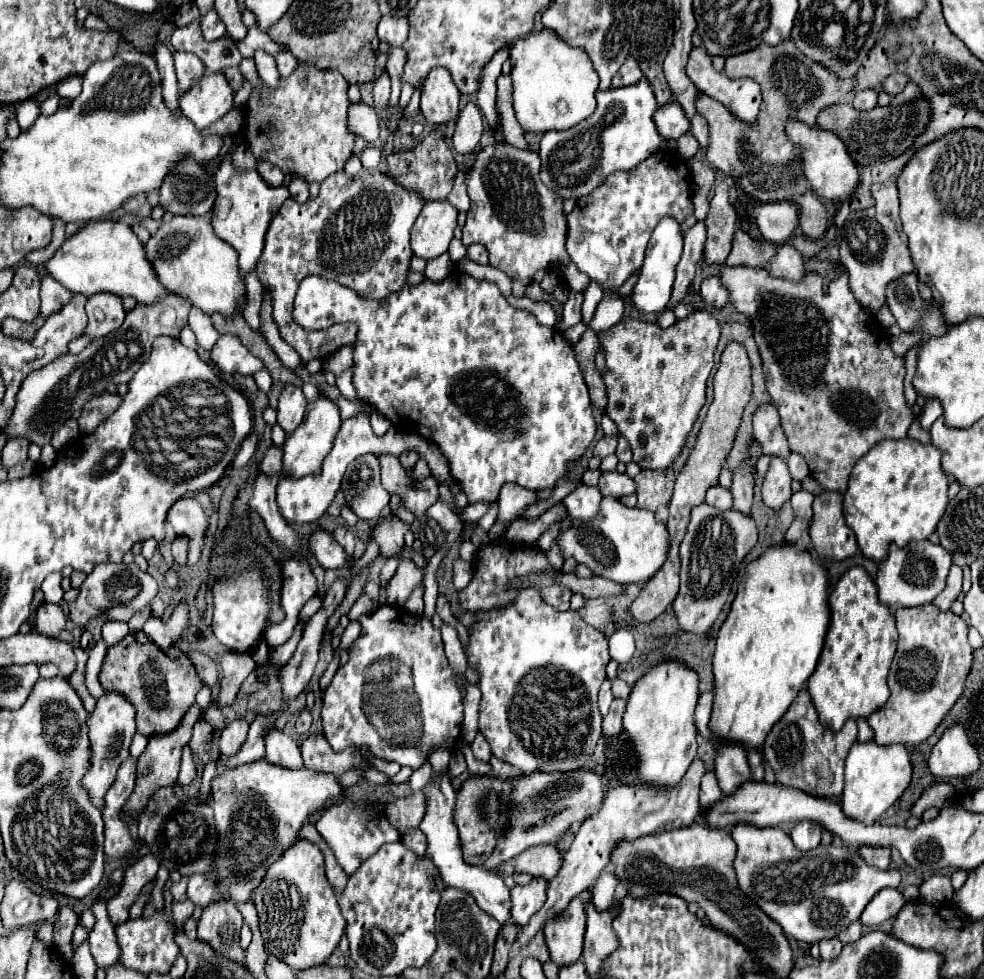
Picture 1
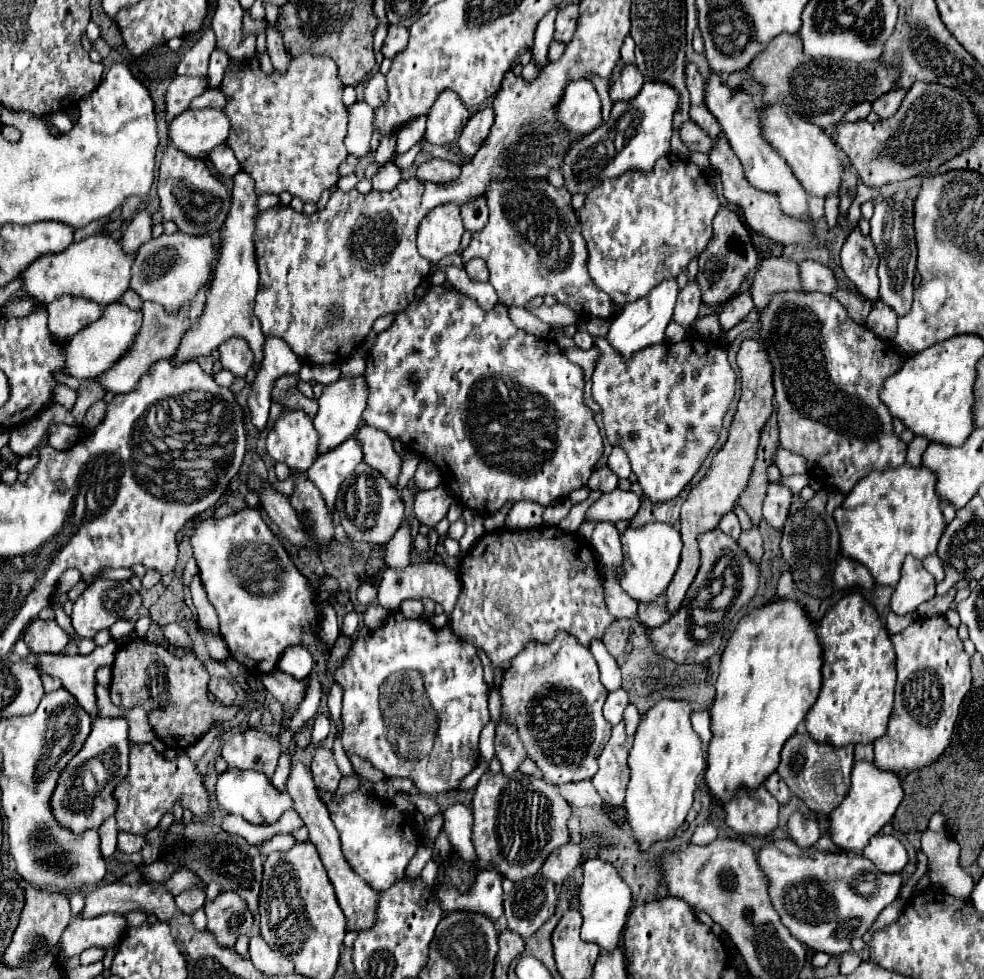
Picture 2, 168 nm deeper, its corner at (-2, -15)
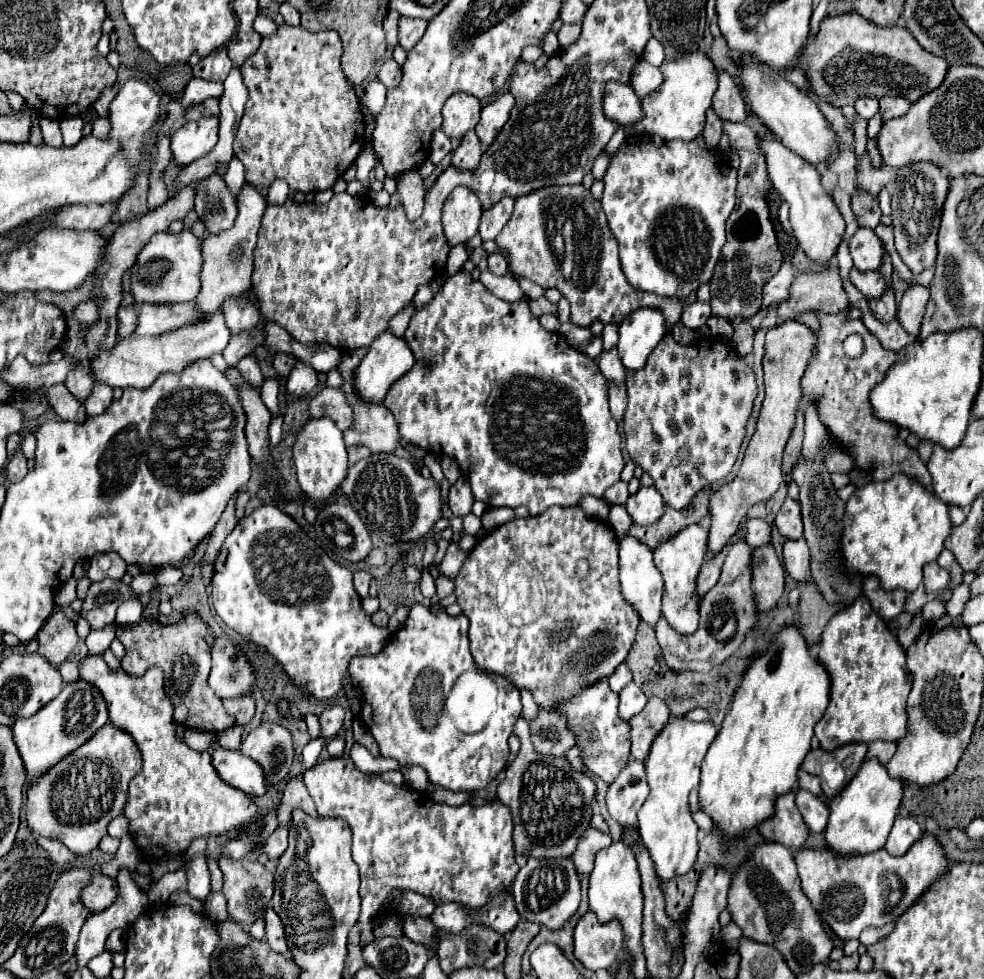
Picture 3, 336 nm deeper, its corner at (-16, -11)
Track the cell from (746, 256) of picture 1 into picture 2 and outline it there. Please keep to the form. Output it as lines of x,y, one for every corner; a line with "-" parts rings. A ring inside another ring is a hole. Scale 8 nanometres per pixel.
784,256
760,258
750,284
750,296
756,308
762,310
774,292
786,290
800,290
798,262
786,260

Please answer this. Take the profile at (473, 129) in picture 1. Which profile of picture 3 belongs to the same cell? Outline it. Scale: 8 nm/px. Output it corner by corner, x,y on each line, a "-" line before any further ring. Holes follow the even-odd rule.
510,92
500,94
494,102
486,104
482,108
482,118
480,118
478,126
476,126
476,134
484,144
494,142
494,138
498,136
498,132
506,124
512,108
514,108
514,98
512,98

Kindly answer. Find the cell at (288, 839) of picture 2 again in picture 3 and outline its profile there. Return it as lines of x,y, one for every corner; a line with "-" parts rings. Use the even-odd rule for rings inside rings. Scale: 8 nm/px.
86,656
84,660
80,660
80,678
88,680
90,684
94,684
106,704
108,704
108,712
110,712
110,722
116,728
122,728
124,732
128,732
132,736
132,740
136,742
138,750
142,752
142,772
136,774
132,778
132,784
128,788
128,800
124,806
124,816
130,822
130,836
134,838
140,854
146,860
160,860
160,850
164,856
172,856
172,854
184,854
190,846
190,842
194,838
208,838
208,836
226,836
232,832
244,832
250,842
252,842
252,850
258,850
260,854
268,856
270,860
278,860
288,844
289,827
280,826
276,828
268,840
262,840
262,832
264,828
260,828
262,816
254,810
258,810
258,806
254,804
254,798
240,792
238,788
232,788
230,784
226,784
224,780
218,778
214,766
212,766
212,758
210,752
196,752
190,746
186,746
186,742
182,738
176,736
176,726
174,726
174,704
166,694
164,688
164,672
158,666
148,668
148,672
144,672
142,676
126,676
126,672
120,670
110,670
106,666
106,662
102,660
102,656

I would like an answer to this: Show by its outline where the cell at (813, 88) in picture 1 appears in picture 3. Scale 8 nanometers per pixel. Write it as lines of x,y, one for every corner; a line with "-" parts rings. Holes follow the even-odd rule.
856,12
824,18
816,42
808,40
800,66
806,68
814,94
838,108
854,104
860,96
878,100
882,96
904,96
908,102
916,102
938,88
948,74
948,62
920,48
908,28
880,28

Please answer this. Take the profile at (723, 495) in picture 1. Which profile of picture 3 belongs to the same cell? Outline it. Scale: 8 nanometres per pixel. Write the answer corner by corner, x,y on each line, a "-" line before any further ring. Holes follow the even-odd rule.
750,518
746,520
746,528
748,528
748,536
746,536
746,544
750,548
760,548
770,544
772,540
772,526
764,520
758,518

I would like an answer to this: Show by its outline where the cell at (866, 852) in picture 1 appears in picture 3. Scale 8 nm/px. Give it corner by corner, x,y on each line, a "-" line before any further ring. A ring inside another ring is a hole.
898,814
884,848
886,848
892,856
902,856
902,854
908,852
908,848
910,848
920,836
922,836
920,824
918,824
912,816

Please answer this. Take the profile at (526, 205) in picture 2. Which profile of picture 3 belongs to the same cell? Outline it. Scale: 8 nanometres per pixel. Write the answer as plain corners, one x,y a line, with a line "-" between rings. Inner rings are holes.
548,186
518,196
512,218
496,238
510,252
510,272
526,276
542,288
558,288
572,306
576,326
590,328
592,322
620,324
636,308
660,308
668,320
668,332
680,322
682,302
660,298
632,288
620,268
618,244
612,236
600,202
584,186

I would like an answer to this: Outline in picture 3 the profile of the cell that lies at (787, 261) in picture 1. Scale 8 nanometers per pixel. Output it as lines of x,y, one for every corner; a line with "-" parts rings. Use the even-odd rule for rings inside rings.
852,268
850,280
868,298
884,296
884,292
890,288
890,282
880,272
860,272
858,268

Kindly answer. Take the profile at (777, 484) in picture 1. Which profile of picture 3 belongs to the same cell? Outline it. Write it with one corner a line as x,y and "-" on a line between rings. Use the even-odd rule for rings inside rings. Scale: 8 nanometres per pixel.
786,498
776,520
774,520
776,528
780,530
780,534
788,540
798,540
802,538
802,518
800,518
800,504
792,498

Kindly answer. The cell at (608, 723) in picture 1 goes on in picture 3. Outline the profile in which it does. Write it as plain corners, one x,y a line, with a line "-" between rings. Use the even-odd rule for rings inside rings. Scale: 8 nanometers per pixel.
630,758
630,764
620,772
620,776
608,788
608,812
622,828
636,828
636,812
648,796
644,764

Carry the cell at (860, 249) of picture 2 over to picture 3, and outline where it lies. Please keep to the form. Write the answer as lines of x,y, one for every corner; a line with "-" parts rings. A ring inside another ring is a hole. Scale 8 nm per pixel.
858,228
848,244
850,256
858,270
878,270
882,264
882,240
872,228

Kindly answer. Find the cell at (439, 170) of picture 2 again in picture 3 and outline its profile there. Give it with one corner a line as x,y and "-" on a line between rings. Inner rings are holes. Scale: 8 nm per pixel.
474,128
462,138
460,146
454,150
452,154
452,166
456,168
464,168
464,170
474,170
480,162
480,156
482,156
482,146
480,146
480,140
474,132

